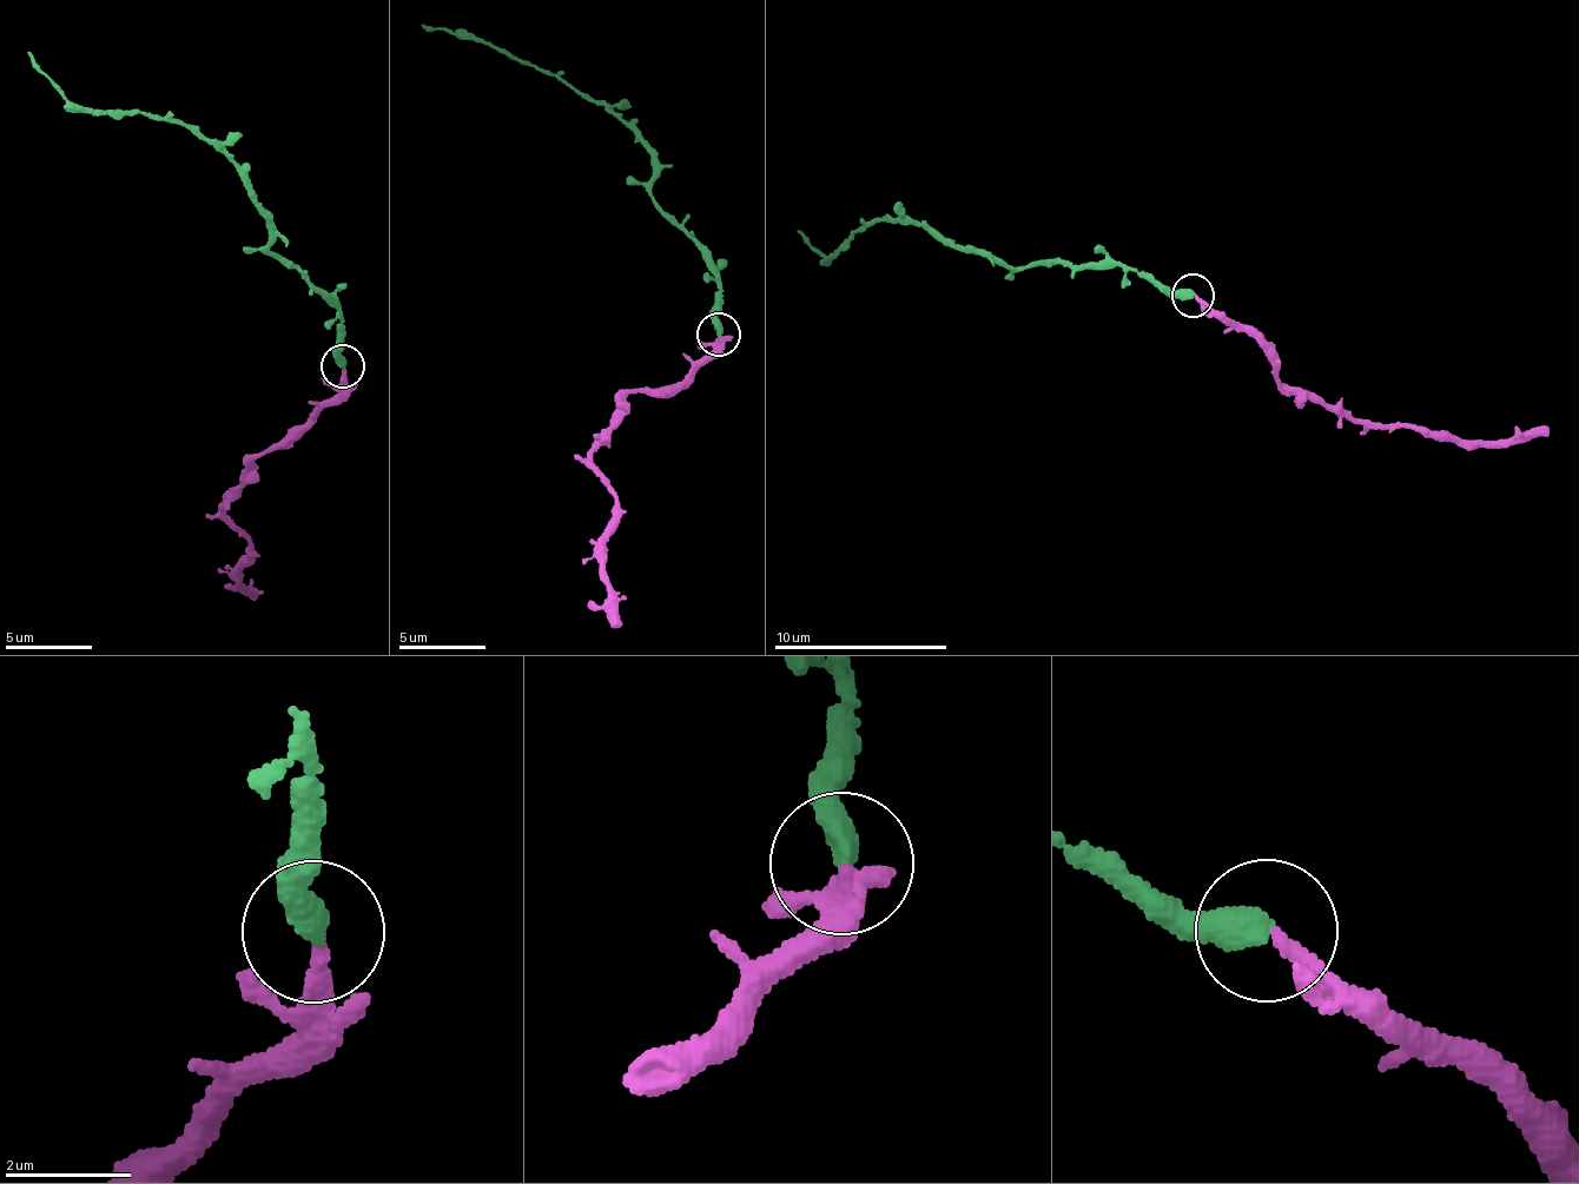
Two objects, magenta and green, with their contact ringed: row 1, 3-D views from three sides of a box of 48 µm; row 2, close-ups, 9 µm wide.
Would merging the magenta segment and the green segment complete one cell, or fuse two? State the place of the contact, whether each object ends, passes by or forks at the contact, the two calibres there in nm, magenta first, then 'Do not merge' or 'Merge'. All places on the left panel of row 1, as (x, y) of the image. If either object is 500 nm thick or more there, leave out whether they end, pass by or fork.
Place: (342, 365). At the ring magenta ends. At the ring green ends. Thickness 240 nm (magenta) against 440 nm. Merge

